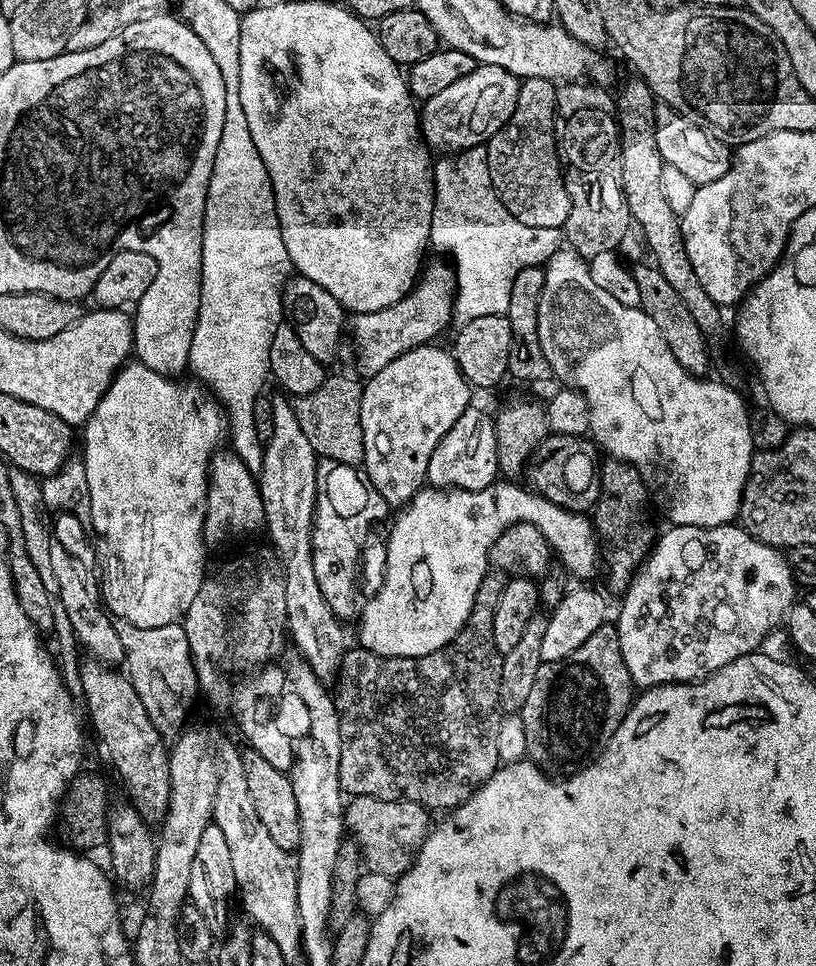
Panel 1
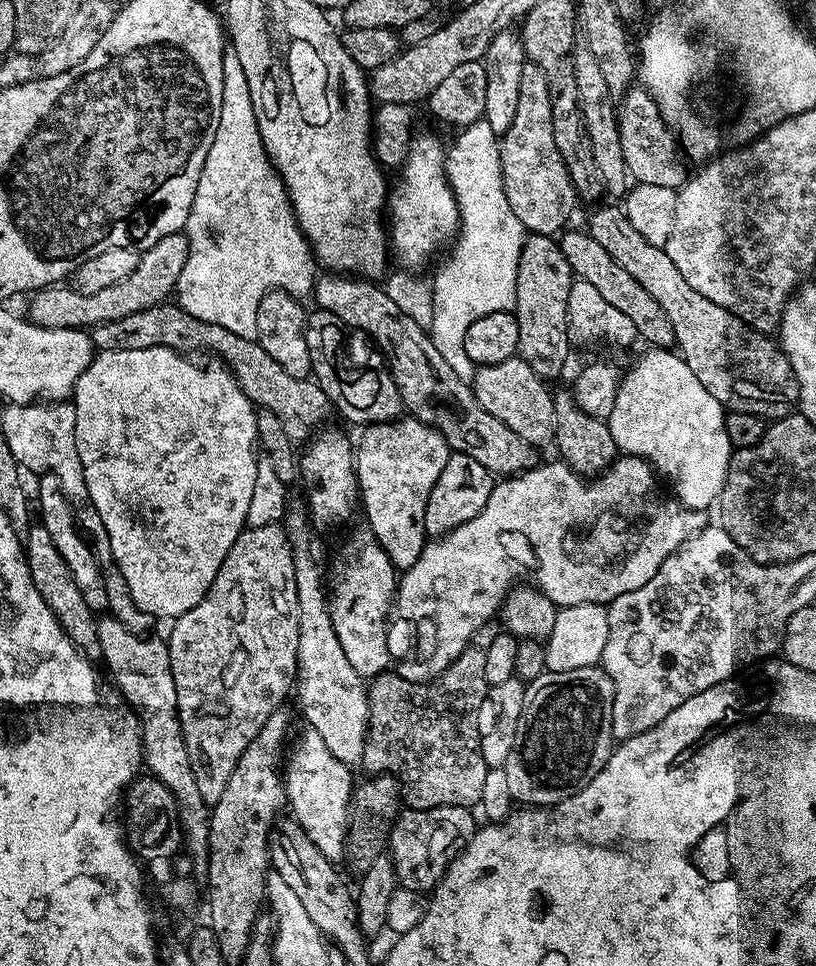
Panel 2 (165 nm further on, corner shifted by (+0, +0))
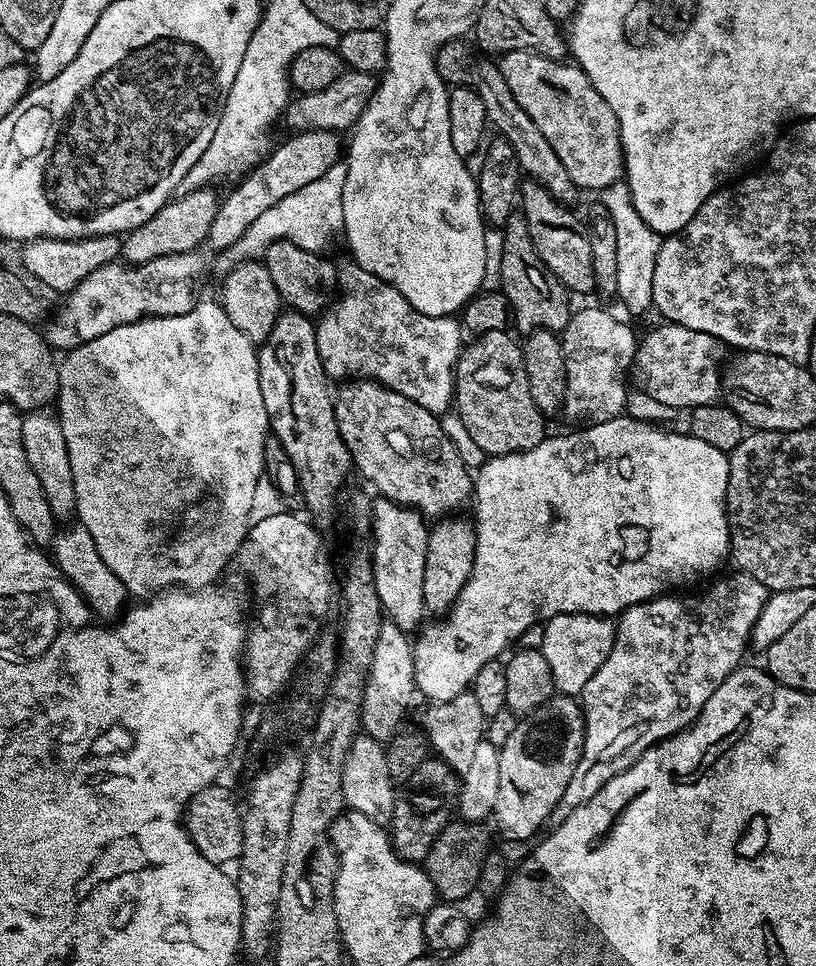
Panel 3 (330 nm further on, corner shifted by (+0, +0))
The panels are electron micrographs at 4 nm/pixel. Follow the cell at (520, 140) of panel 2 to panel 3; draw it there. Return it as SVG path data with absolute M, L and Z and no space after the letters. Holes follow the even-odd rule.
M526 50L503 53L499 57L498 63L502 78L506 78L506 86L510 86L514 98L518 98L518 106L522 106L522 110L526 110L526 114L530 114L534 126L538 126L538 130L542 130L542 134L548 139L550 146L554 146L554 154L558 154L562 166L566 166L566 170L572 177L580 178L584 168L609 168L610 171L616 173L621 171L622 153L620 138L617 135L616 116L608 109L606 102L598 94L598 90L594 90L590 78L586 78L586 74L581 68L572 62L551 60L545 56L539 56L536 52L527 52ZM579 116L586 123L592 125L589 128L579 128Z

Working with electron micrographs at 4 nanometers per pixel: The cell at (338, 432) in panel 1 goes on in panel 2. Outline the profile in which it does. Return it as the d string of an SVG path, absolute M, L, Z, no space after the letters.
M175 302L155 304L146 310L138 310L138 314L126 314L126 318L114 318L114 322L102 322L91 329L90 332L93 345L101 352L113 352L114 350L146 350L147 348L169 348L181 354L192 354L188 352L213 352L213 357L221 358L222 363L232 377L238 382L240 389L246 394L246 398L253 406L259 406L278 414L282 426L286 426L286 434L293 442L304 442L317 431L316 428L328 415L333 415L334 405L327 394L321 390L315 379L290 378L258 341L250 338L242 338L242 334L234 334L226 330L226 326L214 326L214 322L202 322L194 318L194 314L186 314L180 305Z

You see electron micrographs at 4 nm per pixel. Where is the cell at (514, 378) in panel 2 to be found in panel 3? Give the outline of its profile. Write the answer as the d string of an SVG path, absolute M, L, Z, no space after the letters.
M487 332L473 339L473 344L463 349L456 361L454 373L454 411L470 432L470 437L484 451L485 457L505 456L511 452L525 452L546 439L544 432L545 413L534 406L530 398L530 386L526 382L524 354L519 343L511 340L508 332Z

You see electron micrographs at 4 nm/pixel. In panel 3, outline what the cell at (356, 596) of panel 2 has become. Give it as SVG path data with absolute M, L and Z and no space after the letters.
M385 622L381 626L378 646L374 648L374 662L368 671L368 681L360 713L363 731L378 741L391 741L392 737L401 731L408 708L413 707L414 700L408 697L408 688L416 688L412 645L413 641L409 633L403 632L398 625Z

